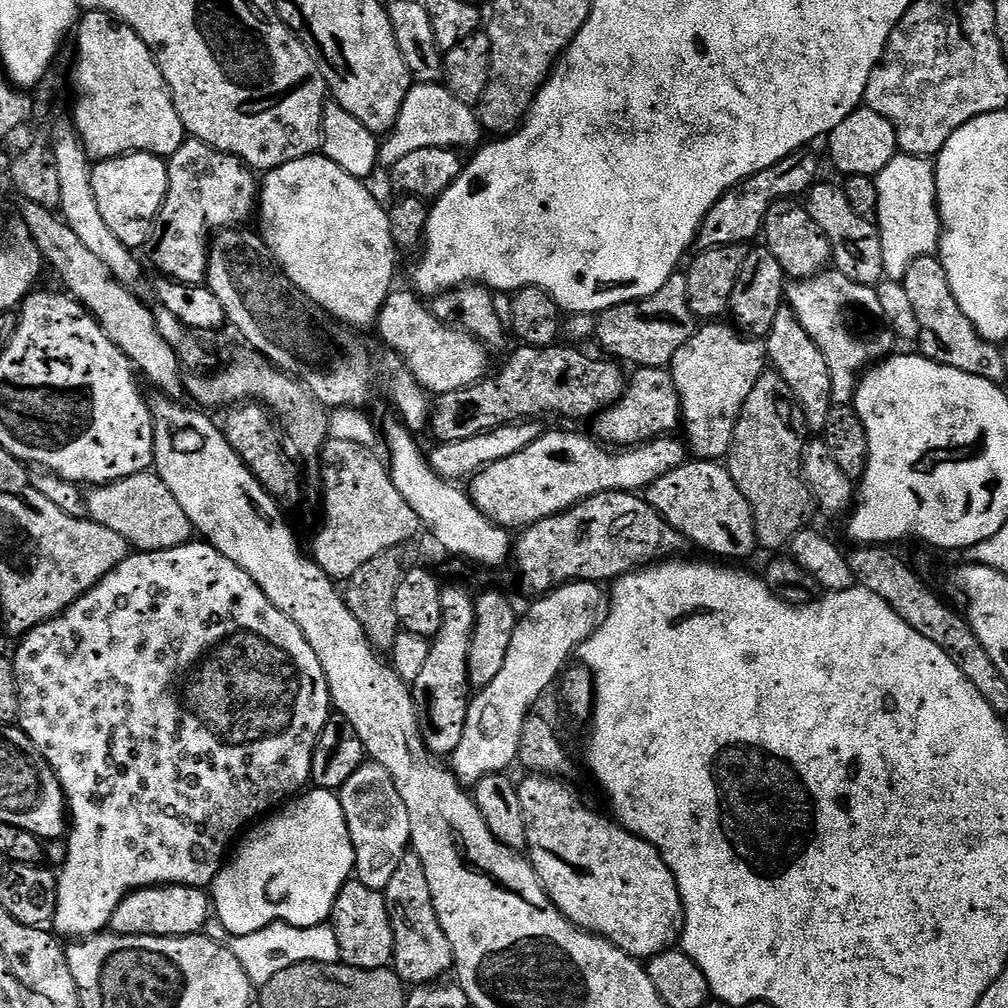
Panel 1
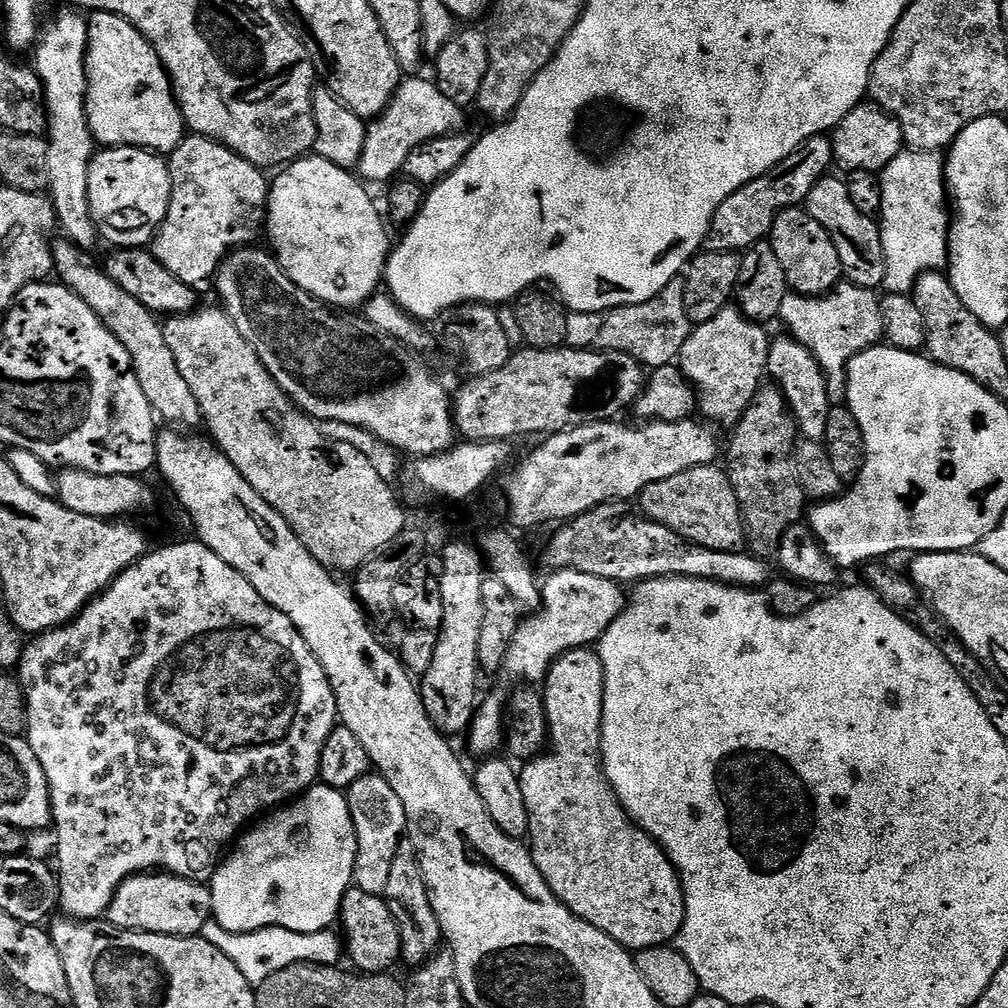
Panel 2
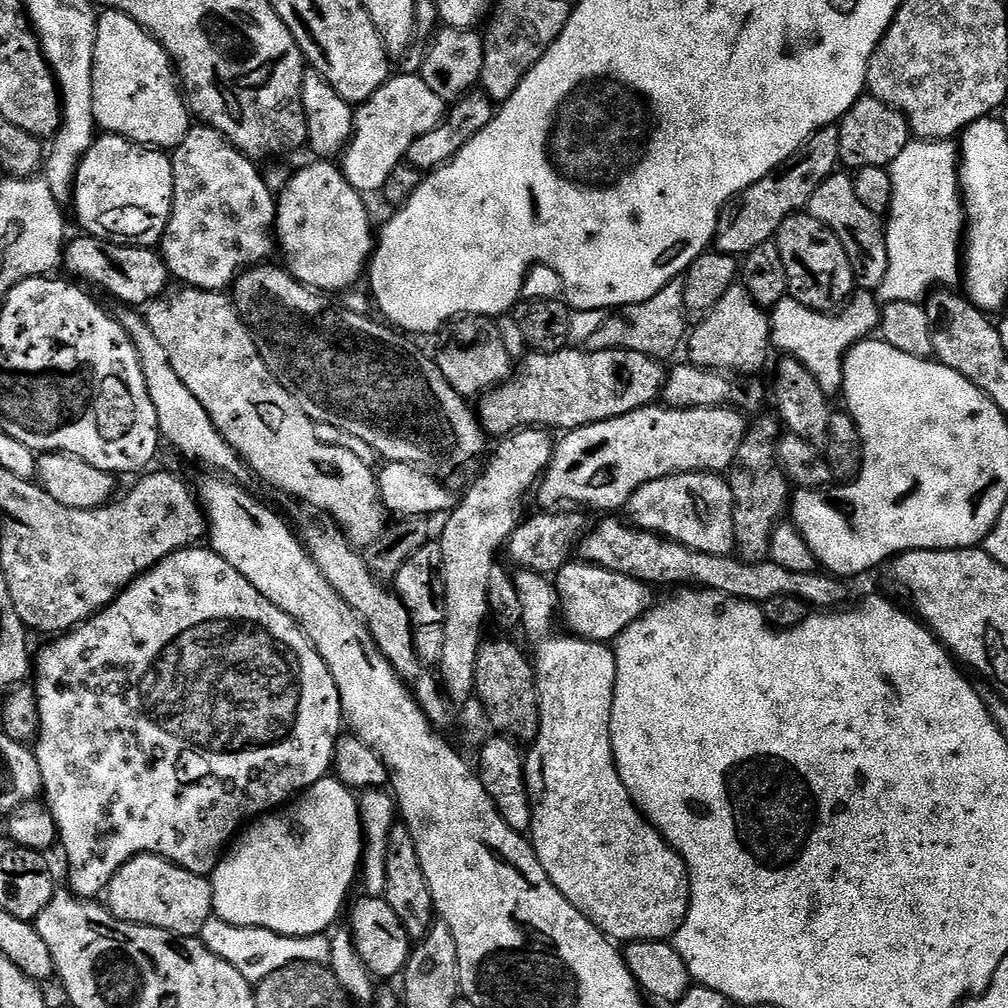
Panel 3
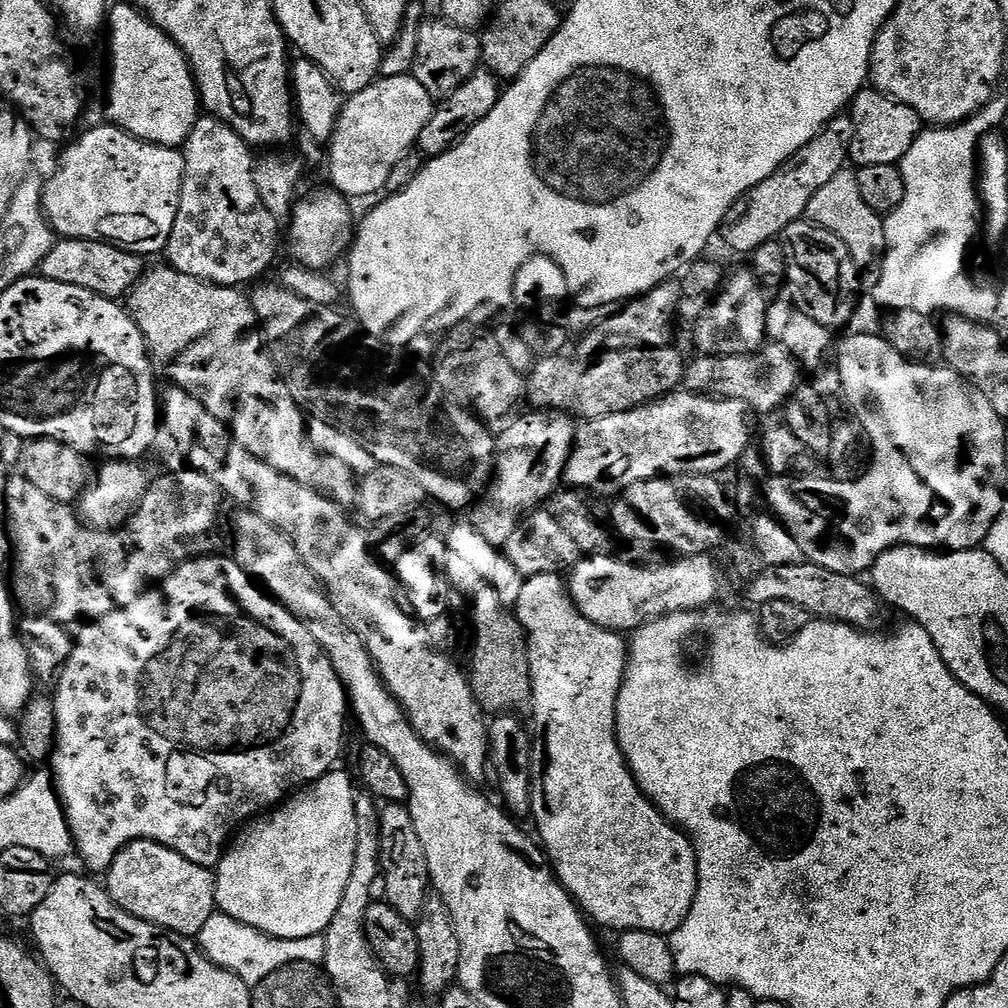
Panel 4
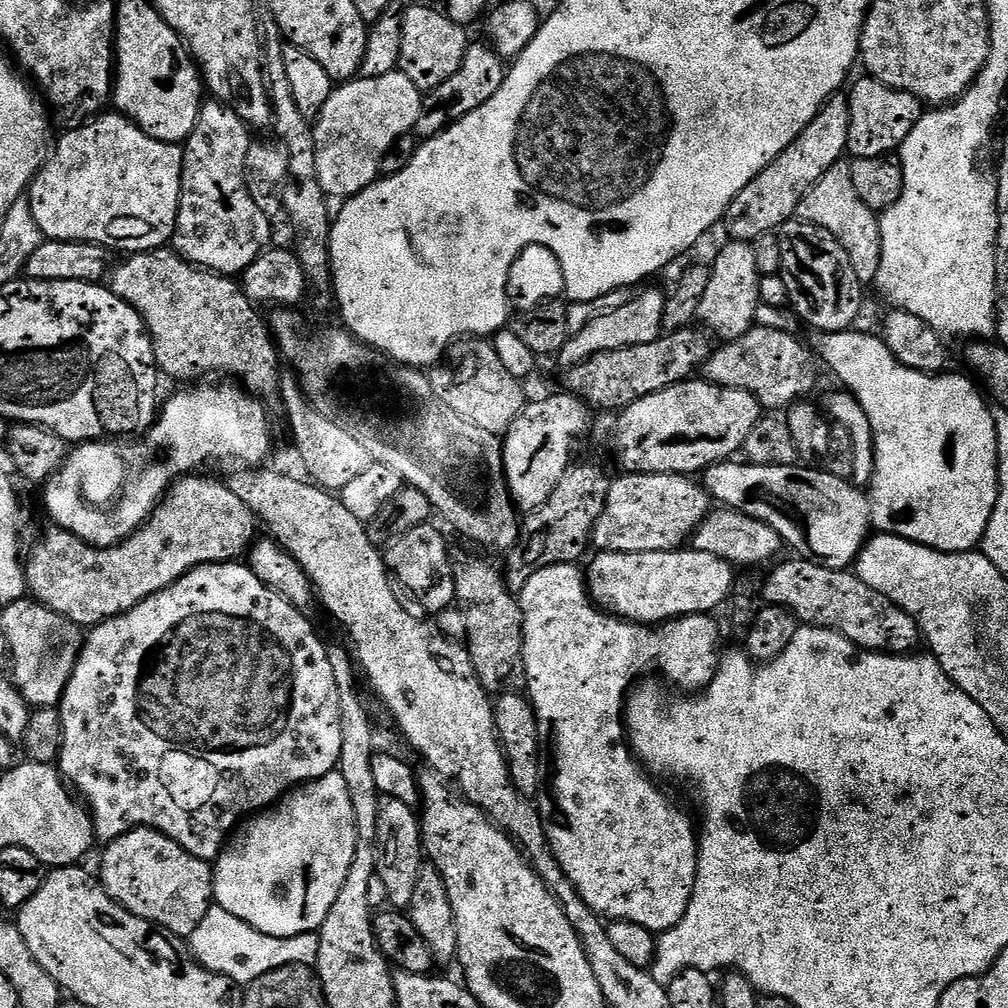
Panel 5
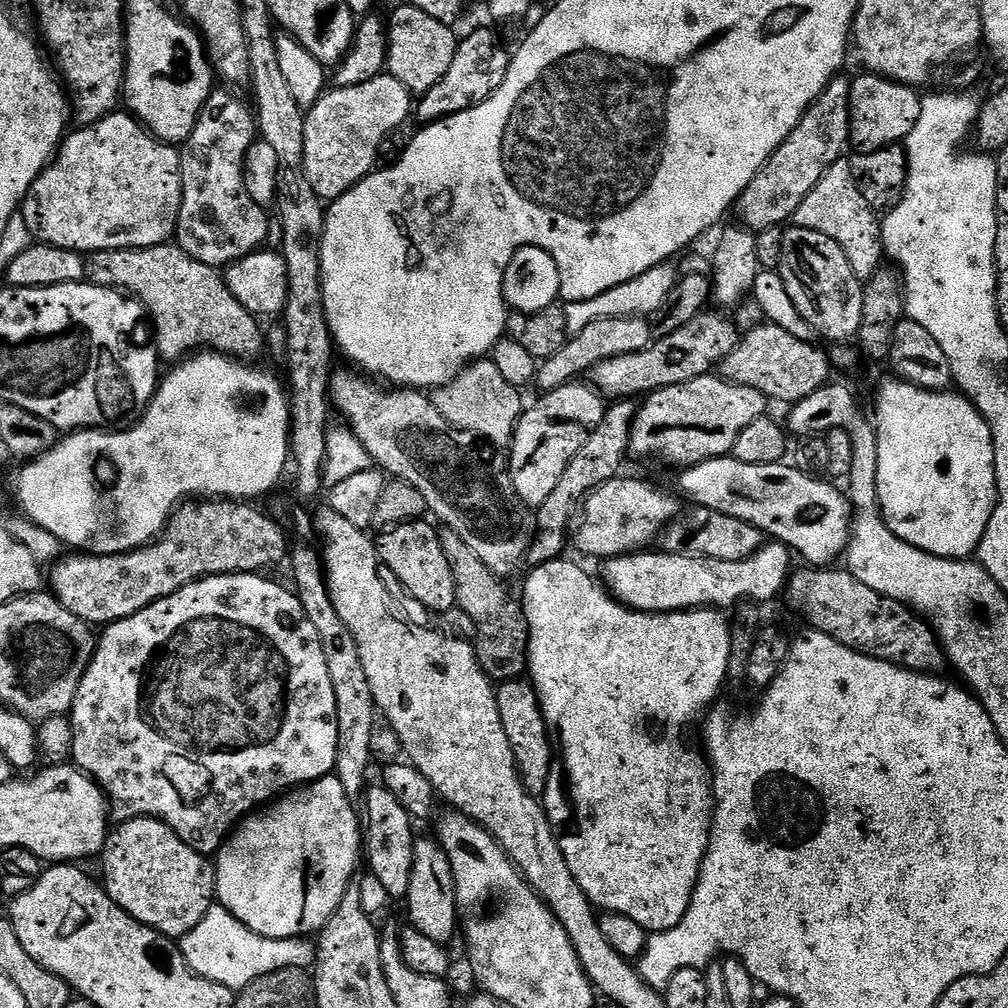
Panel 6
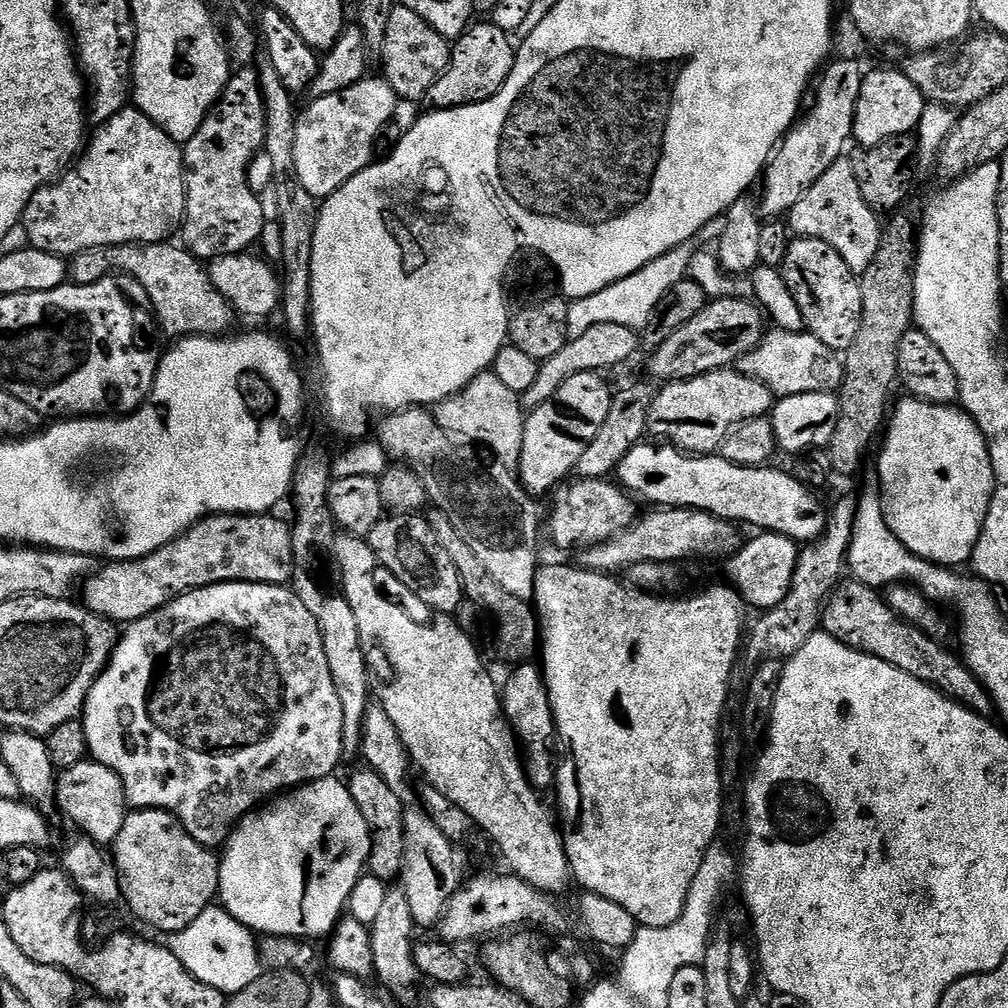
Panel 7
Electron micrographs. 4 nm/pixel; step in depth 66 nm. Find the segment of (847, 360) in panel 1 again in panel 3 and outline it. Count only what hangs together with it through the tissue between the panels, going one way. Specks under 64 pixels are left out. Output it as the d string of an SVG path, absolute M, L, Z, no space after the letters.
M789 295L784 296L782 302L778 302L770 309L771 347L775 351L777 348L784 356L794 356L796 360L802 362L830 400L839 397L843 391L844 360L848 357L848 351L861 340L869 339L864 330L844 328L844 320L834 318L838 318L838 310L834 312L810 310Z

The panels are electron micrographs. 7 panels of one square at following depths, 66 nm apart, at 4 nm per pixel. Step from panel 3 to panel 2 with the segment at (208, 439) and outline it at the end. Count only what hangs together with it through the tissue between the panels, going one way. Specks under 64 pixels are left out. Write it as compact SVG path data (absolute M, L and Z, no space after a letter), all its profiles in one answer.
M59 239L51 241L55 279L78 294L82 302L86 302L86 306L90 306L90 310L98 314L98 318L111 330L114 338L118 338L118 342L126 346L126 354L130 354L132 369L138 378L138 384L142 386L142 394L146 394L157 417L161 421L169 420L172 423L169 425L172 426L194 429L192 427L196 423L199 425L202 420L198 398L194 398L194 390L190 390L186 378L182 378L182 373L178 371L178 362L174 362L174 354L166 343L164 326L157 313L142 306L142 302L134 298L134 294L126 294L126 290L122 290L122 286L118 286L118 282L110 278L110 274L104 271L98 260L96 264L91 251L79 248L67 239Z

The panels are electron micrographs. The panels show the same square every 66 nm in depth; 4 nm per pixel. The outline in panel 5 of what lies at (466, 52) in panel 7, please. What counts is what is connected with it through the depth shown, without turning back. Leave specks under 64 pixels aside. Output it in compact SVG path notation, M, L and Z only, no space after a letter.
M473 43L457 73L451 78L446 78L442 86L438 86L423 97L423 108L414 129L415 135L420 138L436 136L443 132L450 122L458 121L466 114L486 106L486 102L490 102L490 98L494 98L494 94L502 90L505 75L506 64L500 55L487 43Z

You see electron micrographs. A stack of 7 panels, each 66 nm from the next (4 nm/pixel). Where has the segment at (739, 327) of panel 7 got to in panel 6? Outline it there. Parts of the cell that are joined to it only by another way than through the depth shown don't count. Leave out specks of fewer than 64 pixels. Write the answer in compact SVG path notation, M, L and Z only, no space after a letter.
M705 310L695 316L682 330L661 336L650 347L634 354L622 354L613 360L598 362L590 373L590 383L601 396L615 402L619 399L644 398L666 386L678 386L719 369L720 363L740 345L741 330L719 311Z

